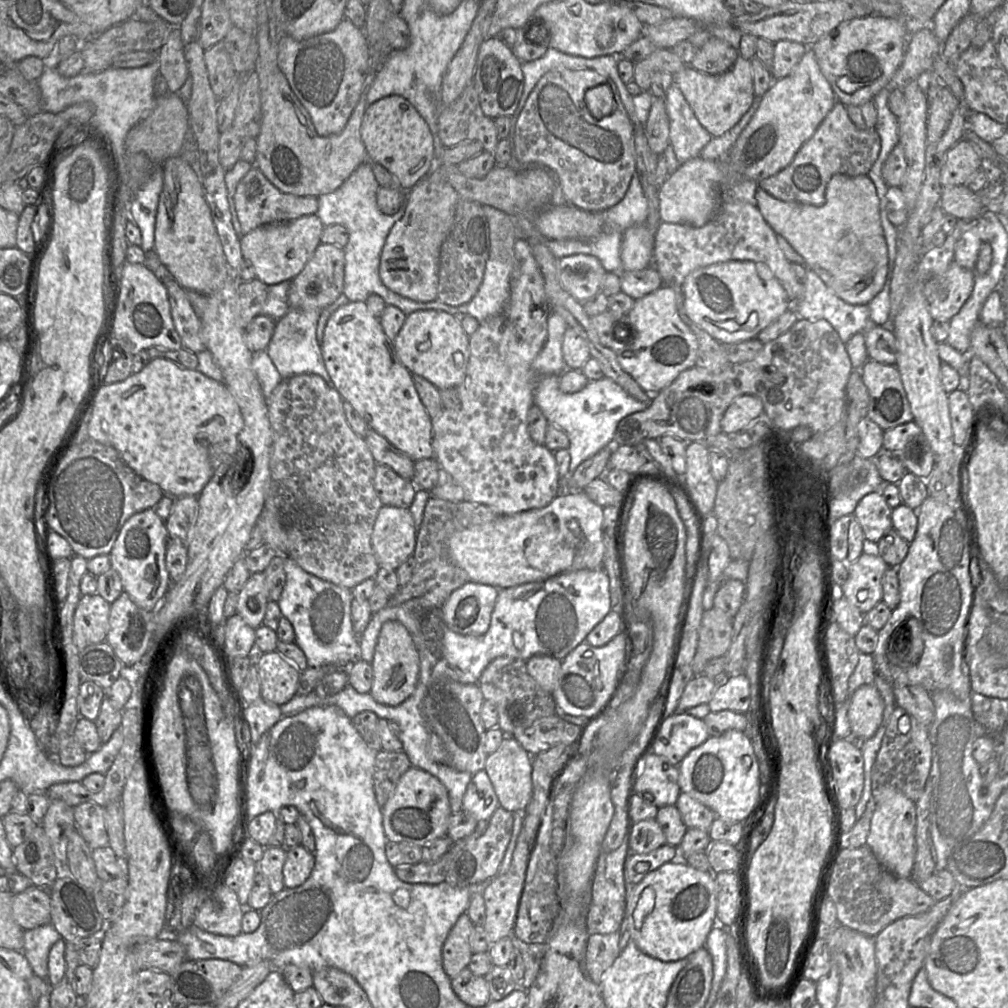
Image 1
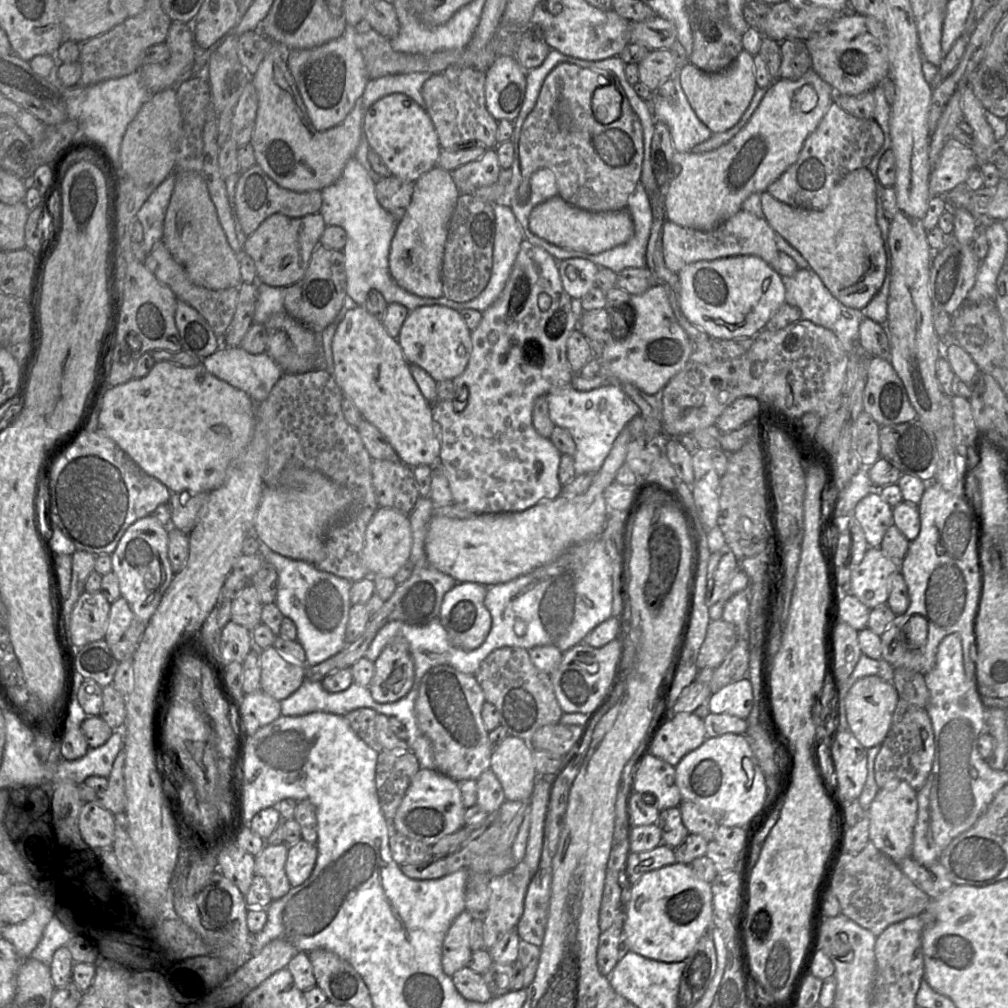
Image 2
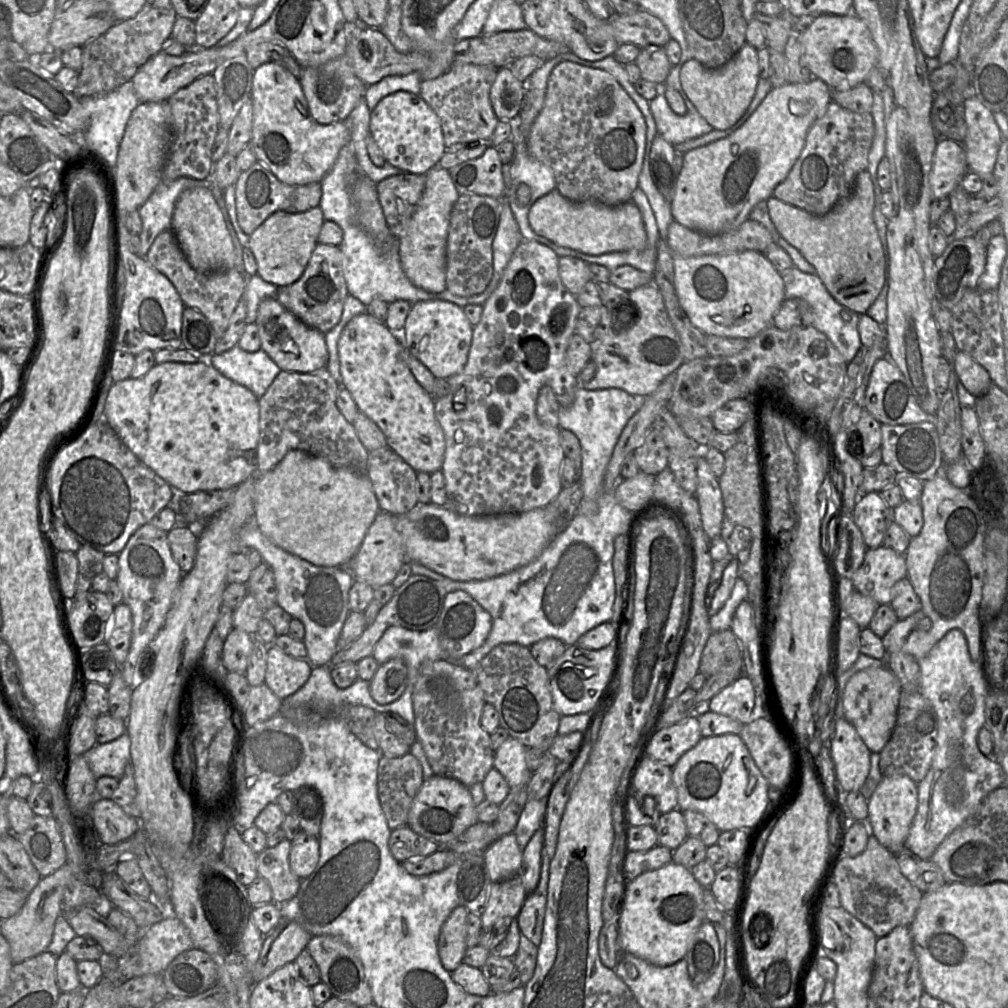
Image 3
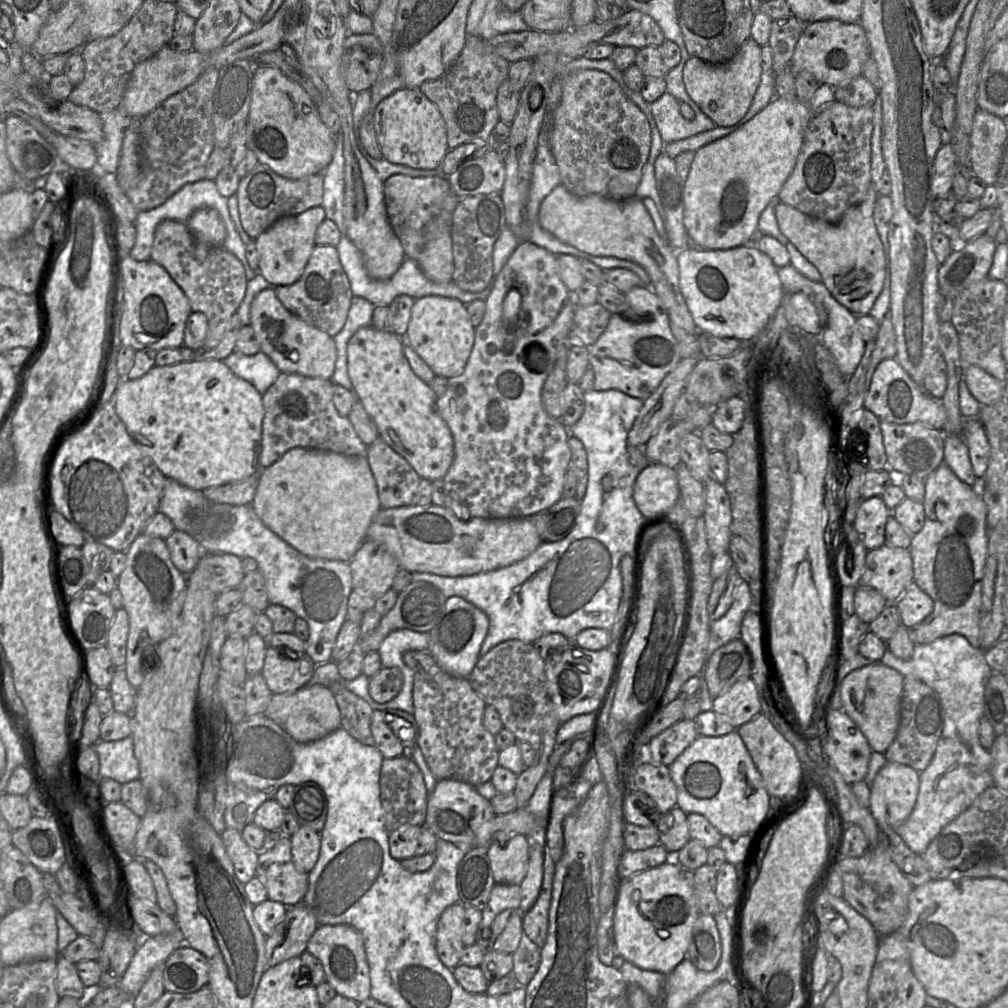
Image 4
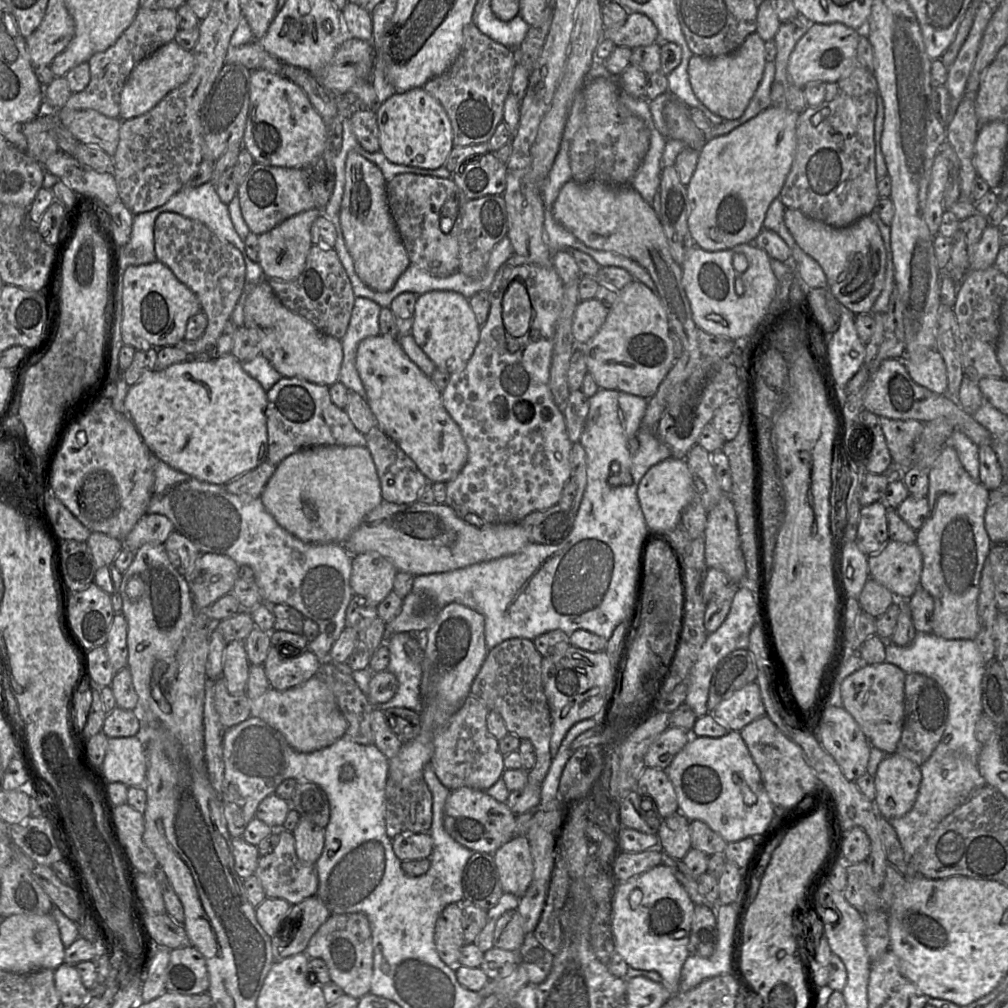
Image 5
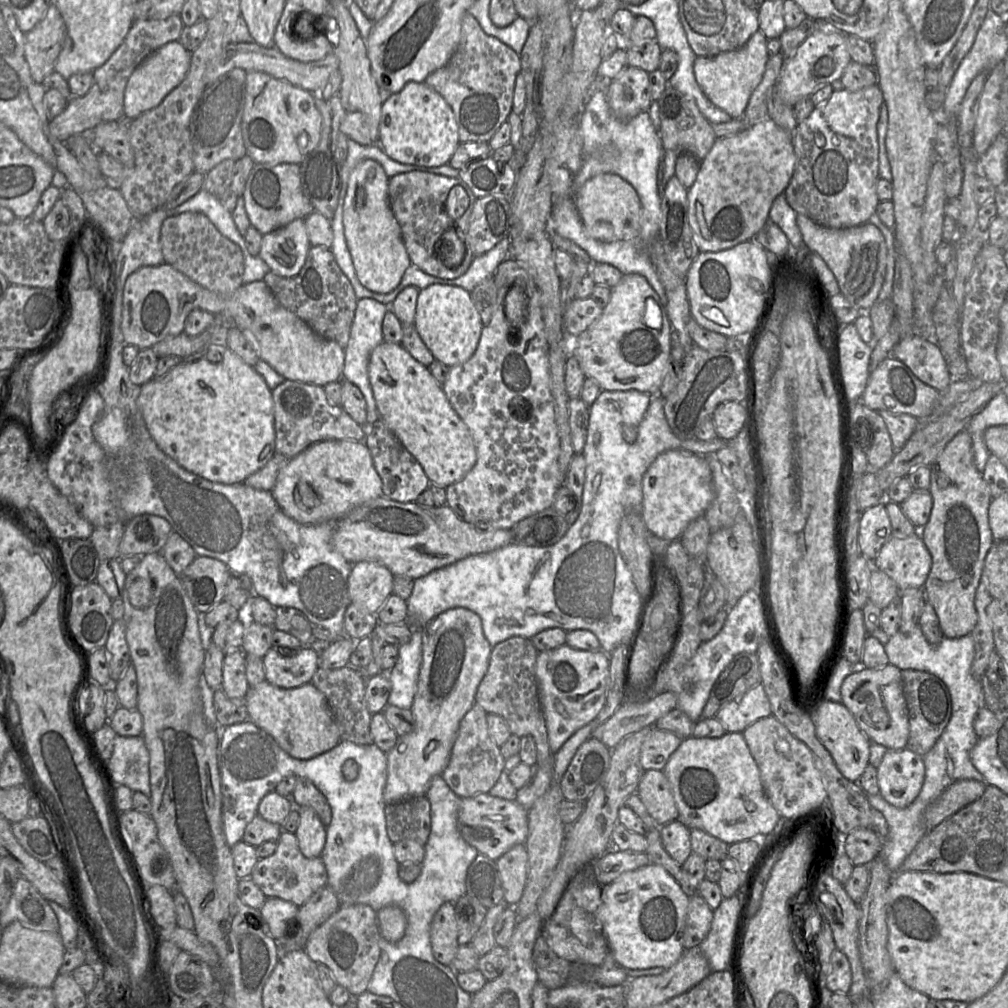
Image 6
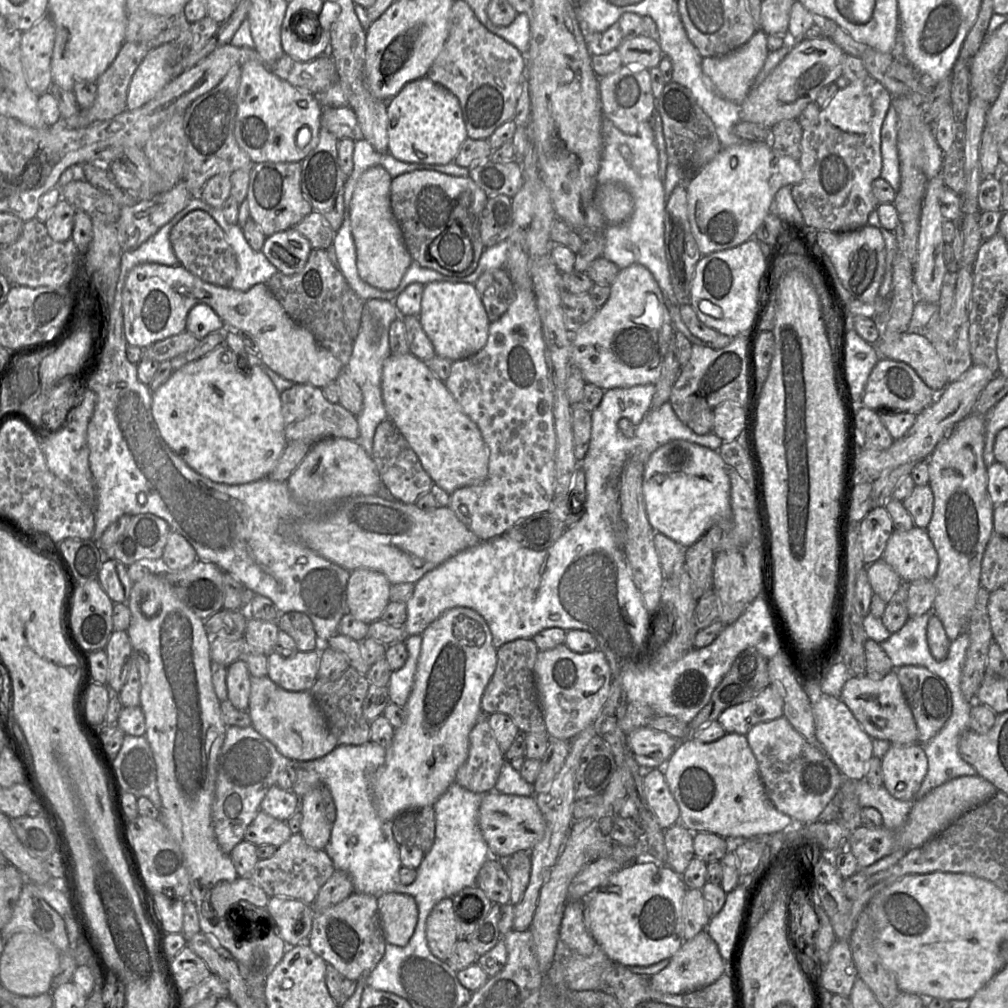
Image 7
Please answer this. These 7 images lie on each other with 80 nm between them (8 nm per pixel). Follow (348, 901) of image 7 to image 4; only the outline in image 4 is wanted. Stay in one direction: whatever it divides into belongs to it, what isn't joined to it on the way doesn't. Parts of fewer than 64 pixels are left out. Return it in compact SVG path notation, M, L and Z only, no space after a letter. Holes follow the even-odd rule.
M345 924L321 925L312 934L306 950L322 964L326 982L337 994L361 1003L370 997L369 965L362 935Z

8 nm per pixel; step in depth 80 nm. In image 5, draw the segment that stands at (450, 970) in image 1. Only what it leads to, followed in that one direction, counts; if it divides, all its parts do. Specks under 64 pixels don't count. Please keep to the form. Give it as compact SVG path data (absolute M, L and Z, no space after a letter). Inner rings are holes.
M448 904L440 913L434 930L434 942L440 959L450 967L459 965L463 945L461 904Z

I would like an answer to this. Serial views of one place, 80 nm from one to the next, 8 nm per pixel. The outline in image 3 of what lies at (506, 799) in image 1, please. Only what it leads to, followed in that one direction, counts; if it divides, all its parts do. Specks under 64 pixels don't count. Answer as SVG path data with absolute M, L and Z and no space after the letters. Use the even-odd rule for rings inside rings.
M511 736L495 751L493 768L503 775L510 788L527 785L532 776L526 763L526 747Z

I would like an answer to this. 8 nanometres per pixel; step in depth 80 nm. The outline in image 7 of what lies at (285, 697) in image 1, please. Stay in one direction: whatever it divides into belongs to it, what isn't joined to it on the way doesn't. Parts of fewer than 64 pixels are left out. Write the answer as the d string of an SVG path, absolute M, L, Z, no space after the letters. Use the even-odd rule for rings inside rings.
M276 651L268 655L268 677L278 686L288 691L309 691L318 678L320 654L313 651L296 651L290 657L284 657Z

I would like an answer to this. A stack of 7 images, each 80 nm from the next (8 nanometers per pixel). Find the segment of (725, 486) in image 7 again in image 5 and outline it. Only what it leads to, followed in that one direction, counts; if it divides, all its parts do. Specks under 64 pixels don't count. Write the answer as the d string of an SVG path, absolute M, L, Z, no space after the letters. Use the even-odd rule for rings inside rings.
M669 457L653 465L639 482L638 501L649 531L659 538L669 538L667 532L679 526L682 510L696 497L693 478L685 459Z

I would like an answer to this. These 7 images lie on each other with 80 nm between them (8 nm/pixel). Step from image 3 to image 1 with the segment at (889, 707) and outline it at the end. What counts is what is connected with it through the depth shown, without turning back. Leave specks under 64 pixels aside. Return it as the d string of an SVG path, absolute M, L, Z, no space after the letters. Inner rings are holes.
M874 684L859 687L853 694L848 720L856 741L871 738L883 723L885 703Z

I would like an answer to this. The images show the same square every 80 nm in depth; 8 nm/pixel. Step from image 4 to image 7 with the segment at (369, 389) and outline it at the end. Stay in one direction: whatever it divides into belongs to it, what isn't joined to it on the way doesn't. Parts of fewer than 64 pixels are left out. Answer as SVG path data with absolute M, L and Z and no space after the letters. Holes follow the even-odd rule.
M391 354L384 362L381 378L384 406L390 419L418 456L433 483L451 495L459 488L479 485L488 475L489 448L478 426L463 412L457 401L428 364L413 356Z

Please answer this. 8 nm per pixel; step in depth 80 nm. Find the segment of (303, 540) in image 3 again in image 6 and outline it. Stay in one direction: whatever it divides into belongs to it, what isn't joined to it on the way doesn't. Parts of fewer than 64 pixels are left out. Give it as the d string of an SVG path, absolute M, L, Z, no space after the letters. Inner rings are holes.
M325 440L291 458L271 493L288 517L300 524L315 525L339 520L354 508L383 496L383 486L363 441Z

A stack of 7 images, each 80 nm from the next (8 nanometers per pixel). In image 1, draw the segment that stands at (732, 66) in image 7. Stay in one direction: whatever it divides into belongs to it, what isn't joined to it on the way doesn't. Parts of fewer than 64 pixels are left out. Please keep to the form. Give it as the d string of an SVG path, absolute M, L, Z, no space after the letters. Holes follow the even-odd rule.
M740 55L733 67L723 74L709 75L686 65L674 74L674 80L698 121L712 137L722 136L734 127L755 98L751 61Z

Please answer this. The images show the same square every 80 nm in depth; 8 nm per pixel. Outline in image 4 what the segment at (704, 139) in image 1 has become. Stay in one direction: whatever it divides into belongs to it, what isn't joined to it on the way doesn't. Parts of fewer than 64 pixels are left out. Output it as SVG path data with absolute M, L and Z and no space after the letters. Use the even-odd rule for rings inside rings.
M668 92L650 103L650 110L656 126L661 134L664 145L674 141L689 138L701 132L712 130L716 124L709 122L699 106L694 102L685 102L694 110L693 120L686 119L680 113L680 102Z

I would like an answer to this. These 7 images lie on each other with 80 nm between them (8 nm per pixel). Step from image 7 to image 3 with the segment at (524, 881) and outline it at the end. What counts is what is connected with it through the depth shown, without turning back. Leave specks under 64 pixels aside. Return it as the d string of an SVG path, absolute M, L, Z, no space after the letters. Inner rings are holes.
M512 832L490 844L483 852L483 856L491 882L497 882L518 875L523 850Z

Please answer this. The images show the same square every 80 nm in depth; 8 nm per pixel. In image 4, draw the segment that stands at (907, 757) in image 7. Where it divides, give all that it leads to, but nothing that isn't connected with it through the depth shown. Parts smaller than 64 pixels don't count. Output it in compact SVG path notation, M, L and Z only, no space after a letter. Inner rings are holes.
M886 762L871 785L869 809L881 829L896 829L911 814L918 798L920 772Z

